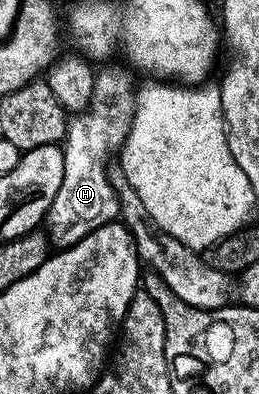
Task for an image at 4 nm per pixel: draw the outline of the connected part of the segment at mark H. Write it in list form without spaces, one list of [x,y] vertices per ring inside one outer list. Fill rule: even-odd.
[[[126,66],[123,67],[107,67],[104,71],[96,70],[90,107],[70,120],[67,137],[62,144],[65,177],[61,177],[61,189],[57,189],[57,197],[53,197],[45,220],[45,234],[52,248],[72,247],[89,233],[101,229],[106,223],[119,219],[119,198],[115,196],[115,190],[111,184],[108,164],[105,165],[103,162],[110,157],[111,150],[113,155],[116,149],[122,148],[123,142],[127,139],[127,131],[131,127],[131,118],[135,116],[137,82],[135,83],[134,77],[136,76]]]

